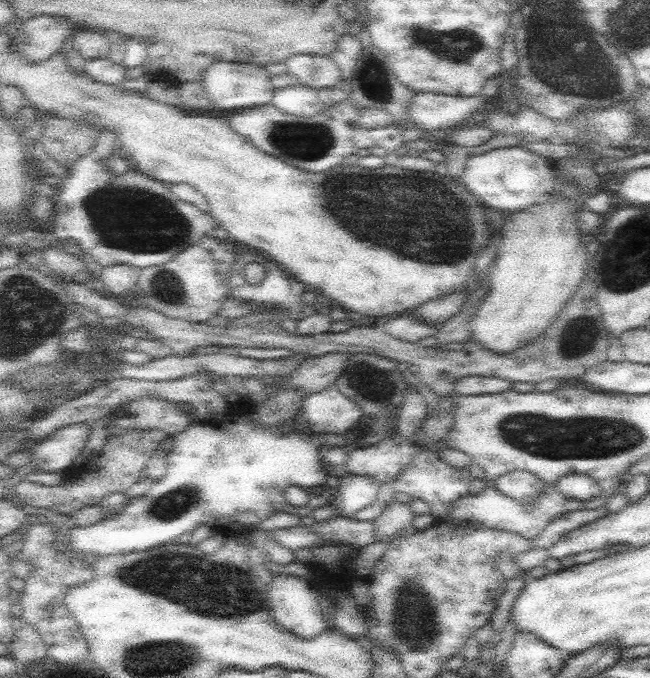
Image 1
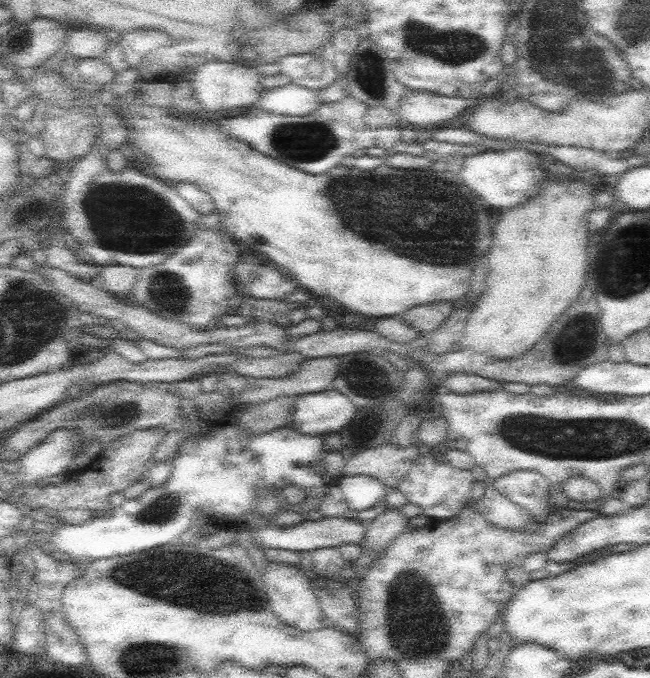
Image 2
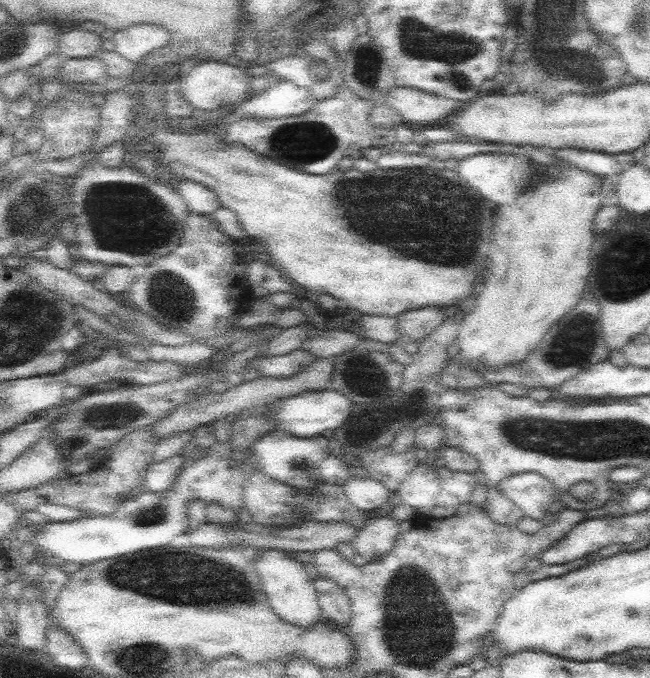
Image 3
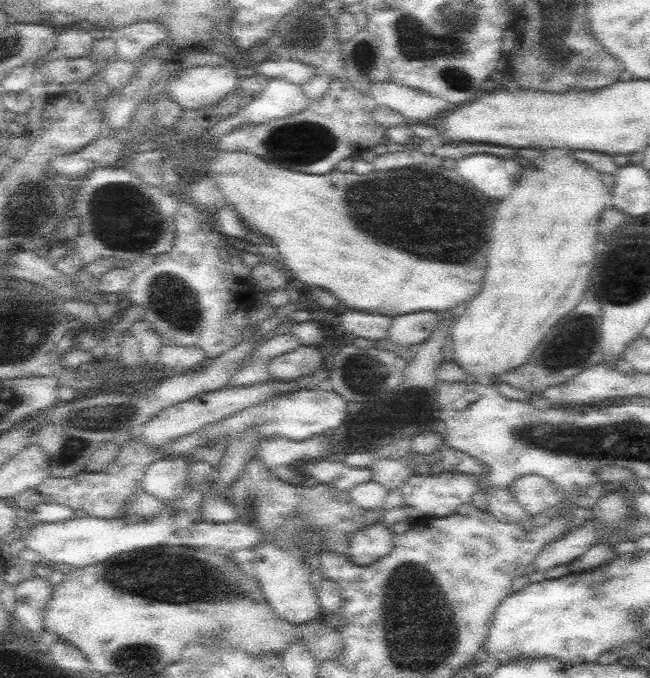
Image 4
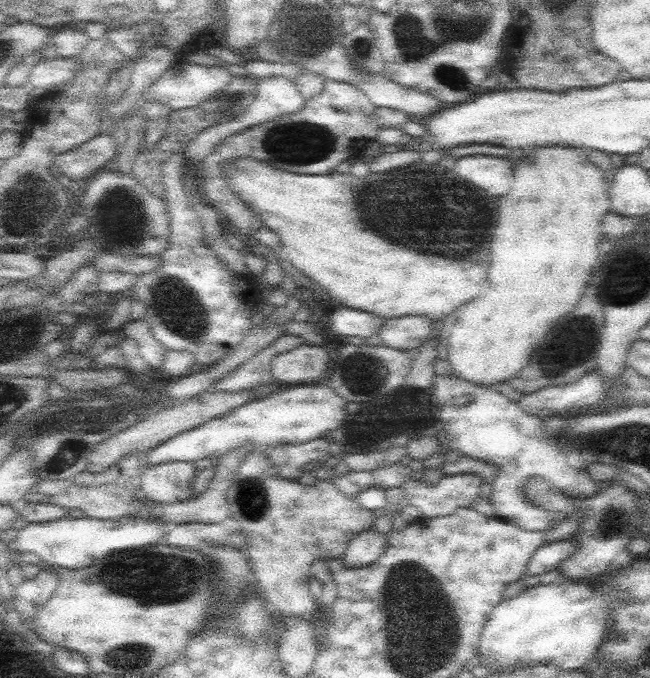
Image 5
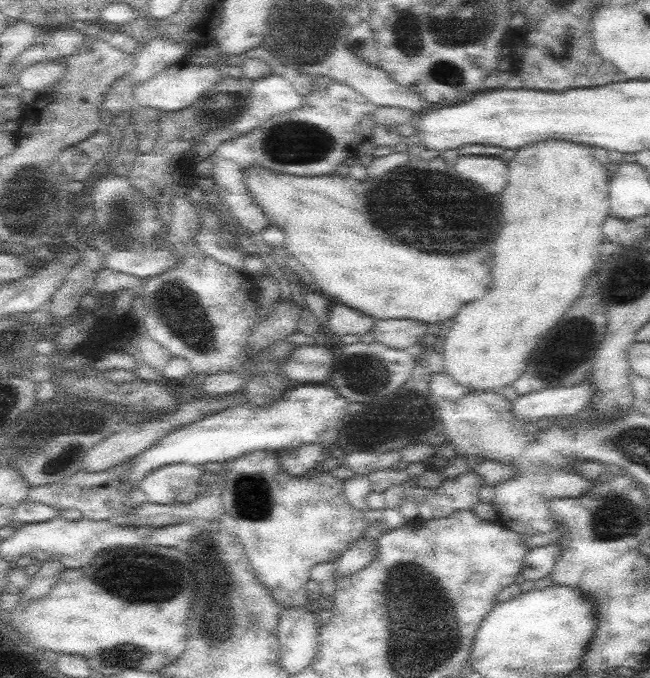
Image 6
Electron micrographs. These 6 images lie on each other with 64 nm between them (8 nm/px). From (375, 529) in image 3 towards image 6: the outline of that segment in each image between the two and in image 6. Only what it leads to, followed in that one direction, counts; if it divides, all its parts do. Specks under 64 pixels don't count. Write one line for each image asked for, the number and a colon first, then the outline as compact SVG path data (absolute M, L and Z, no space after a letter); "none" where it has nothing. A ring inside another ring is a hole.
4: M371 524L361 532L355 532L349 540L349 560L355 566L369 566L375 560L387 556L393 548L395 532L383 524Z
5: M365 530L349 542L341 560L345 568L365 568L377 562L383 550L385 550L385 536L379 532Z
6: M361 536L335 562L335 570L337 570L335 576L353 576L353 574L357 574L359 570L363 570L373 560L375 552L377 552L377 544L375 542L367 542Z

